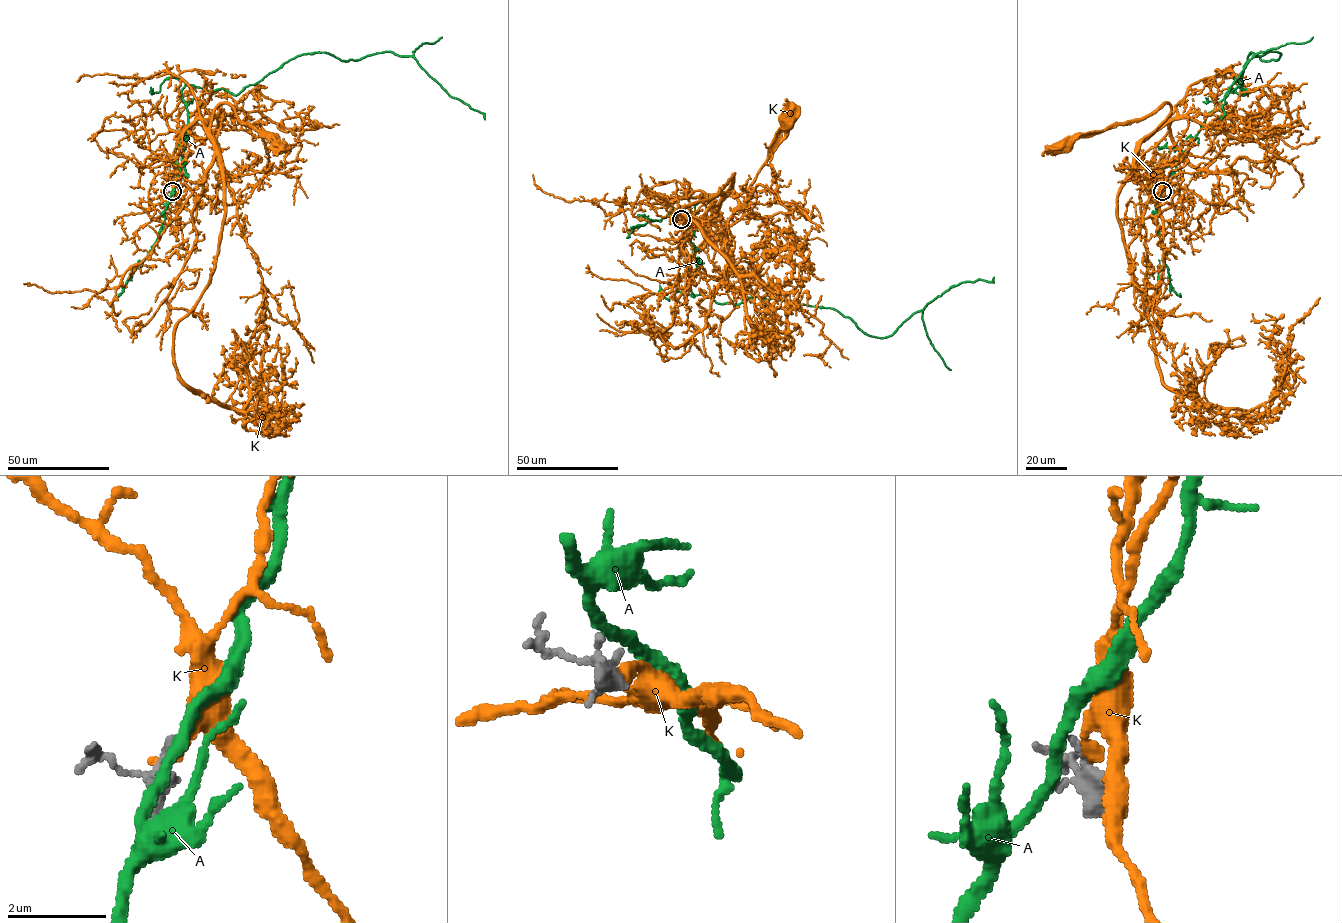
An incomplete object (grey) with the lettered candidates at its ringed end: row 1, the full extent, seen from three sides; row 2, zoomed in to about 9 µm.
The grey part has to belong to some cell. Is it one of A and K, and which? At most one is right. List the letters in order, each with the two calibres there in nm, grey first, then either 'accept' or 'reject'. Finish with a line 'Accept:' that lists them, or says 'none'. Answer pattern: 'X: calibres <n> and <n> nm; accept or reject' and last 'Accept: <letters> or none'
A: calibres 100 and 240 nm; reject
K: calibres 280 and 240 nm; reject
Accept: none

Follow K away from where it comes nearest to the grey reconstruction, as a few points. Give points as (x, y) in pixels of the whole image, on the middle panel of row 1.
K: (680, 220), (691, 227), (715, 195), (724, 195), (724, 228), (742, 215), (749, 187), (789, 121)

